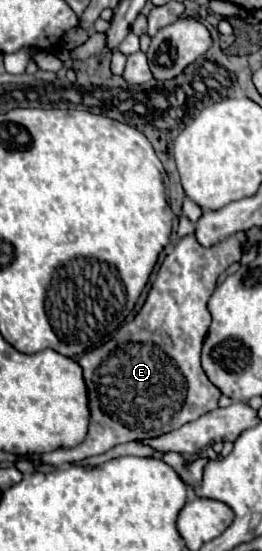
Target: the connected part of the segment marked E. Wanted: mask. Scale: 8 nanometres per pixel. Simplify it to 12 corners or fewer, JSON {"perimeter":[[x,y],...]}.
{"perimeter":[[244,233],[180,239],[138,315],[78,359],[90,429],[62,467],[218,407],[208,299]]}

